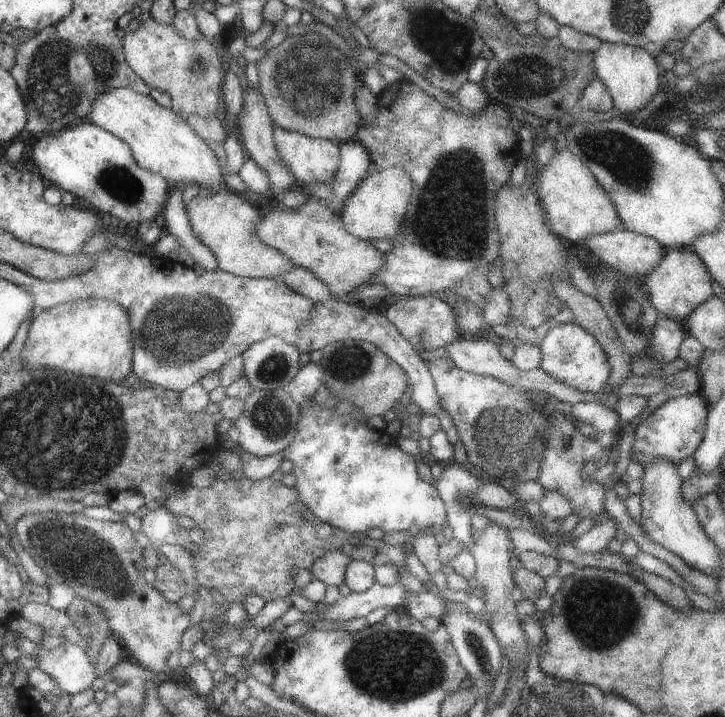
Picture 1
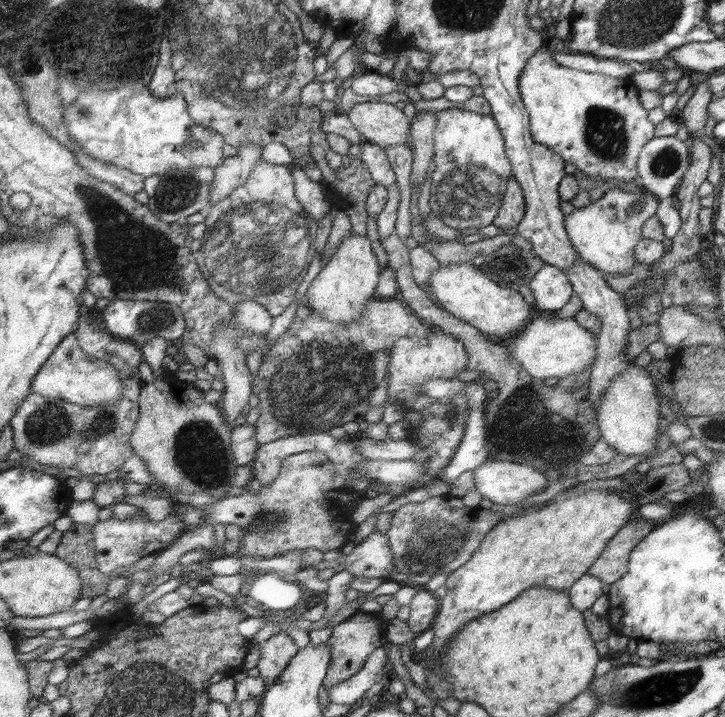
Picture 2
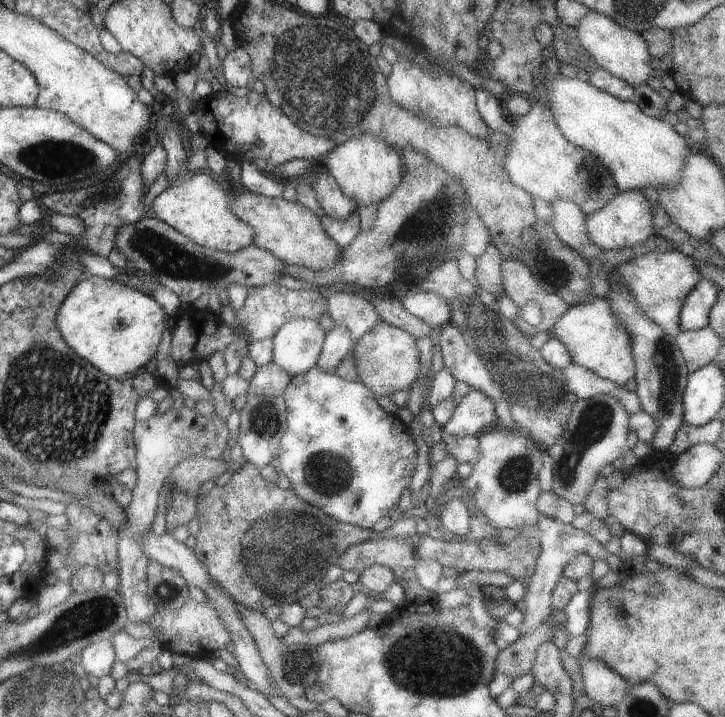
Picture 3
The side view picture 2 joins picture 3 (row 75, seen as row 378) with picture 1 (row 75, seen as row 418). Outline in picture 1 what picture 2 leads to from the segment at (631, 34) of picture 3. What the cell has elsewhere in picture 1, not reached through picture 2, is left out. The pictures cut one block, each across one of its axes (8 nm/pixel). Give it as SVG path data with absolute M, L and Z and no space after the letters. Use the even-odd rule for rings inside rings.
M603 43L598 51L593 53L593 63L597 78L607 85L614 105L618 110L634 113L644 108L660 88L660 71L656 60L644 49L622 43Z

